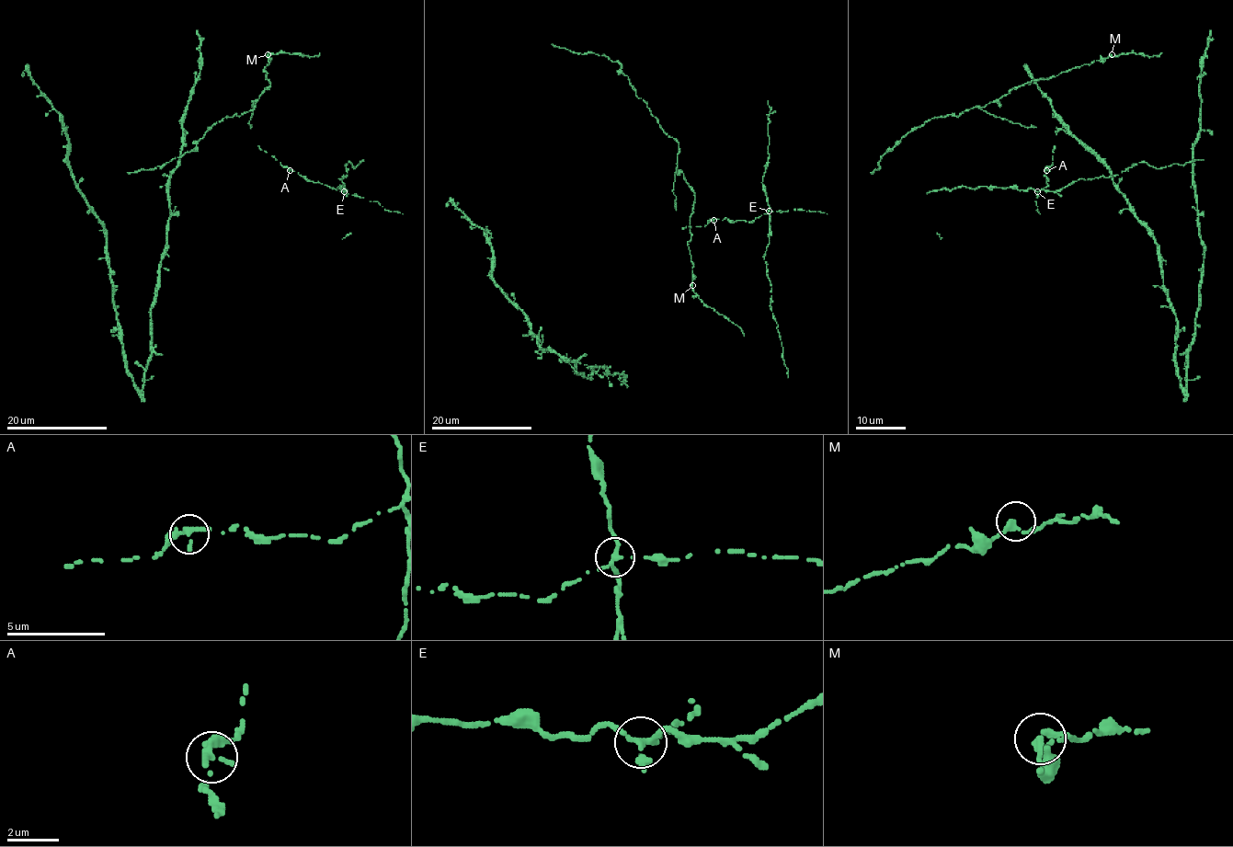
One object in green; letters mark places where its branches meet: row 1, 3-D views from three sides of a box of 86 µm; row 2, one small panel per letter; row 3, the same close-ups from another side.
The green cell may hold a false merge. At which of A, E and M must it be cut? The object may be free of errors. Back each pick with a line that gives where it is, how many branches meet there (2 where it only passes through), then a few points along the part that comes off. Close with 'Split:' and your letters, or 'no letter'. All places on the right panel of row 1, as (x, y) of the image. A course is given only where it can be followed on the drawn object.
E: Place: (1037, 191). Branches: 2. Course of the part to remove: (1037, 191), (1043, 188), (1060, 191), (1080, 178), (1115, 176), (1146, 162), (1159, 168), (1204, 160)
Split: E

